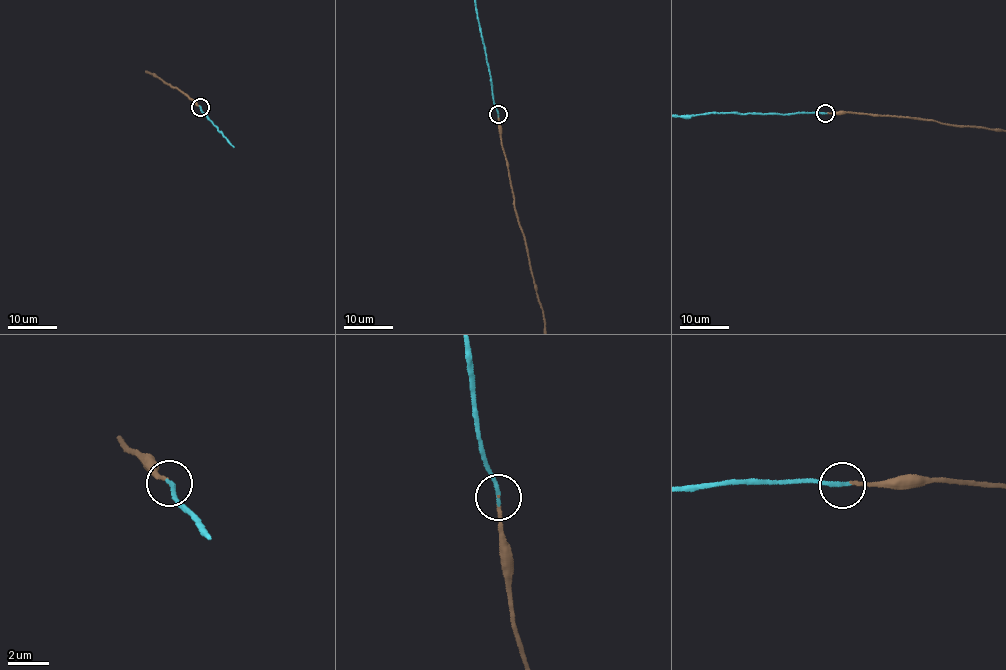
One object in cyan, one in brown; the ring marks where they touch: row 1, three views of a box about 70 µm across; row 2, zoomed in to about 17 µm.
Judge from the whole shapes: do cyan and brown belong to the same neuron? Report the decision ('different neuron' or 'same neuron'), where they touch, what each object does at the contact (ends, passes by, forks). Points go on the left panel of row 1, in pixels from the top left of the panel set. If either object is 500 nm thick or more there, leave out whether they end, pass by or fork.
same neuron; place (200, 107); cyan ends; brown ends

